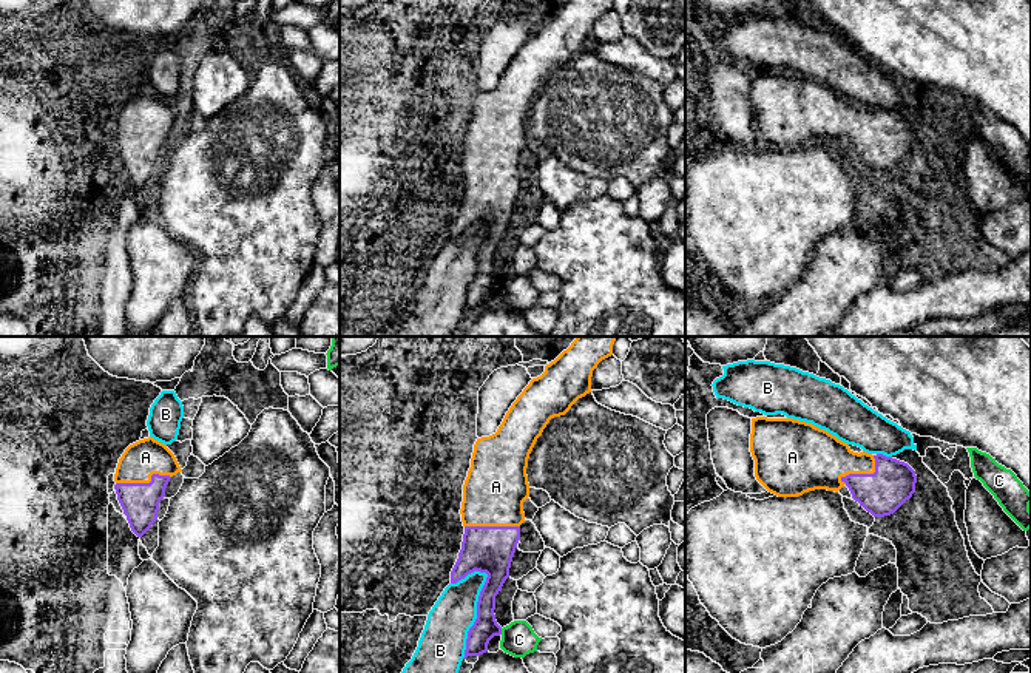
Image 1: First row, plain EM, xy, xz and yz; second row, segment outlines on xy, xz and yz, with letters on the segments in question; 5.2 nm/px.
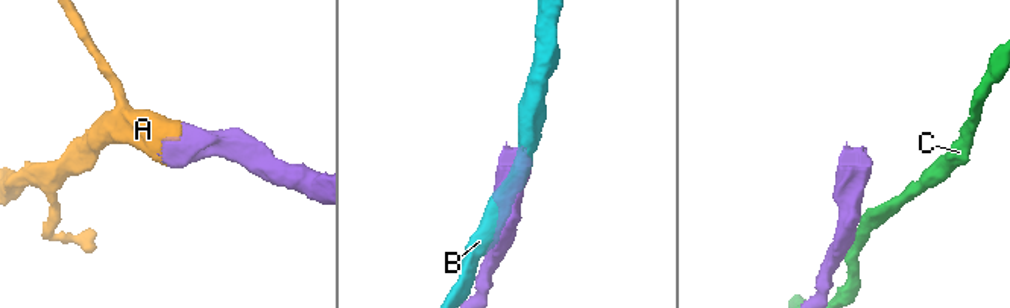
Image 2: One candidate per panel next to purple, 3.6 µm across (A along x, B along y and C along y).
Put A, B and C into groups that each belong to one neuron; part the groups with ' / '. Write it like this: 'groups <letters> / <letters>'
groups A / B / C

